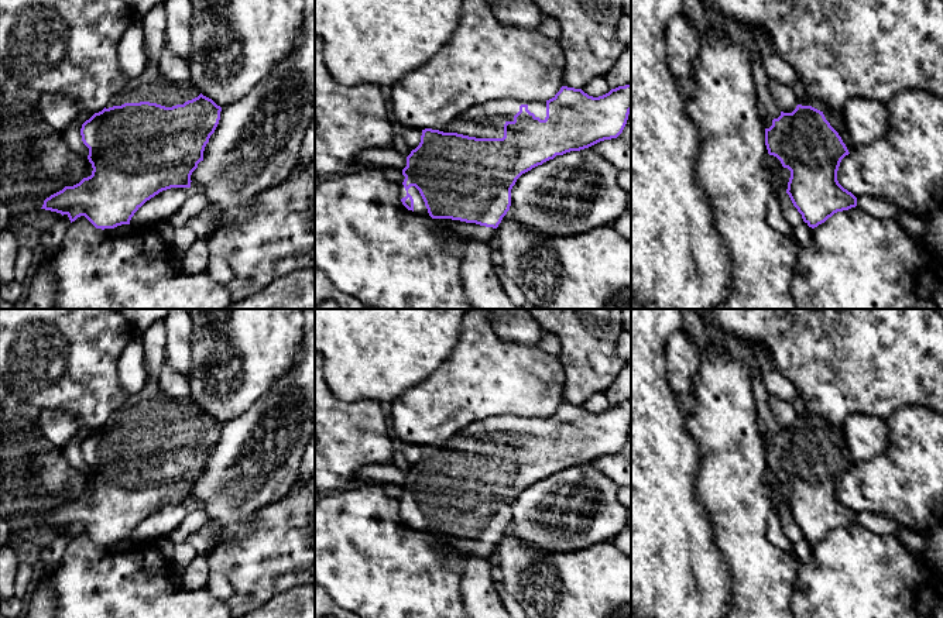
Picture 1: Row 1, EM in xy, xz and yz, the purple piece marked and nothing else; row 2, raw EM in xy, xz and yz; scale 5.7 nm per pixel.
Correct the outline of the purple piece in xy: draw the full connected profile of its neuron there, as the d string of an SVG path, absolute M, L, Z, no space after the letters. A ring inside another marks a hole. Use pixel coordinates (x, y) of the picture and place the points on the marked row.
M147 59L144 72L130 82L107 103L82 124L82 141L89 151L92 175L73 186L44 200L41 209L66 214L72 222L85 216L96 229L114 229L130 224L134 213L151 198L171 188L191 188L191 175L203 161L203 151L220 120L222 107L203 96L192 83L174 83Z

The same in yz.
M805 95L802 100L798 100L798 106L792 113L781 111L781 116L772 120L772 126L765 128L765 145L768 154L776 157L782 166L791 171L786 193L809 227L815 229L834 213L857 206L857 198L837 181L841 159L855 148L846 128L840 109L833 110L822 102L813 100Z

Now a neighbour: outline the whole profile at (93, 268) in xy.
M85 216L78 217L69 224L66 236L61 247L51 255L49 267L55 277L55 296L58 309L227 309L233 302L229 289L209 277L208 272L188 274L185 271L175 271L169 264L171 253L161 241L158 234L151 229L134 230L131 234L123 236L114 229L96 229Z

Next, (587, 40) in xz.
M621 0L534 1L560 25L563 86L582 89L608 72L624 52L625 47L617 40L617 25L625 11Z

